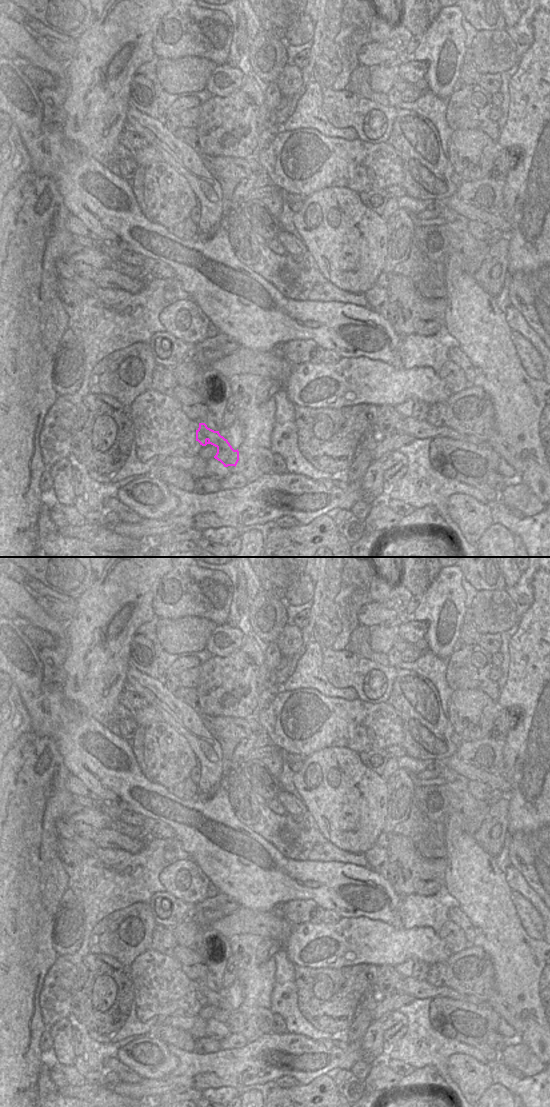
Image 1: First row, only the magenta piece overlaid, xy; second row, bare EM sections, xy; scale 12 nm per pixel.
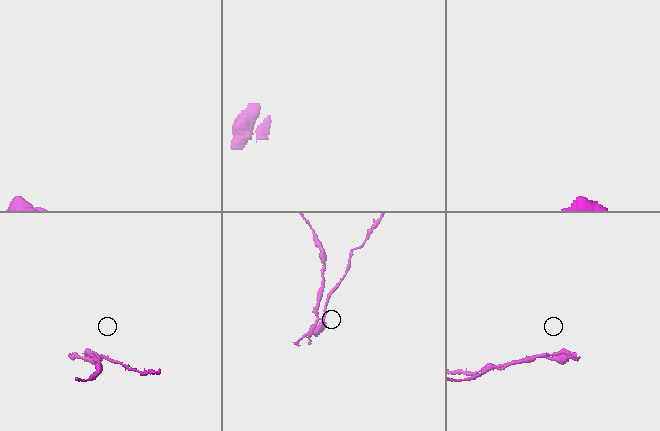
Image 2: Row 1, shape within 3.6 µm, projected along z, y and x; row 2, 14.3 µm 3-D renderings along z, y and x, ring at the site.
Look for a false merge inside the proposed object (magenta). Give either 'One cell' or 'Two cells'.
Two cells

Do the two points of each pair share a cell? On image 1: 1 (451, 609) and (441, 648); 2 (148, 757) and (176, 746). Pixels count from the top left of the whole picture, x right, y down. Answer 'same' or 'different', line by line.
1: same
2: same

